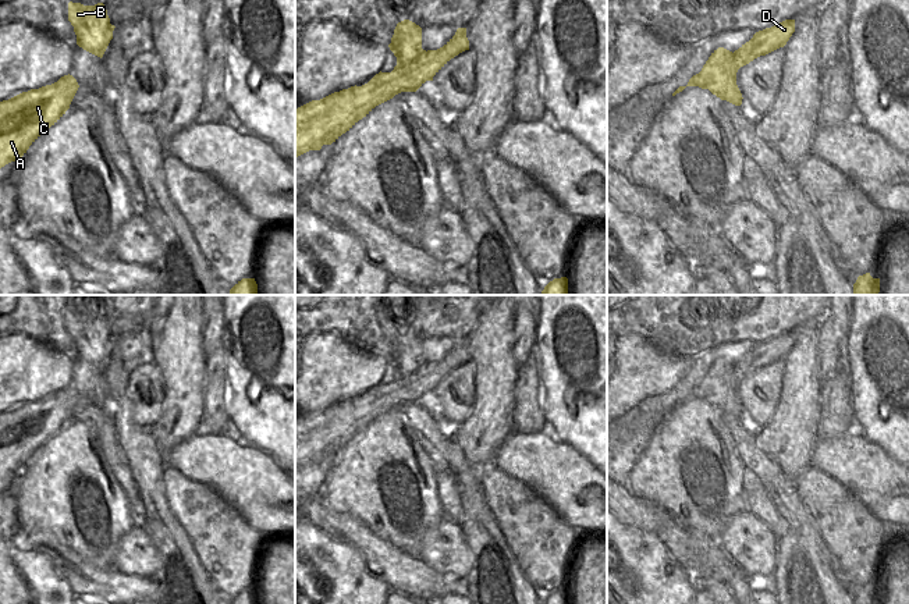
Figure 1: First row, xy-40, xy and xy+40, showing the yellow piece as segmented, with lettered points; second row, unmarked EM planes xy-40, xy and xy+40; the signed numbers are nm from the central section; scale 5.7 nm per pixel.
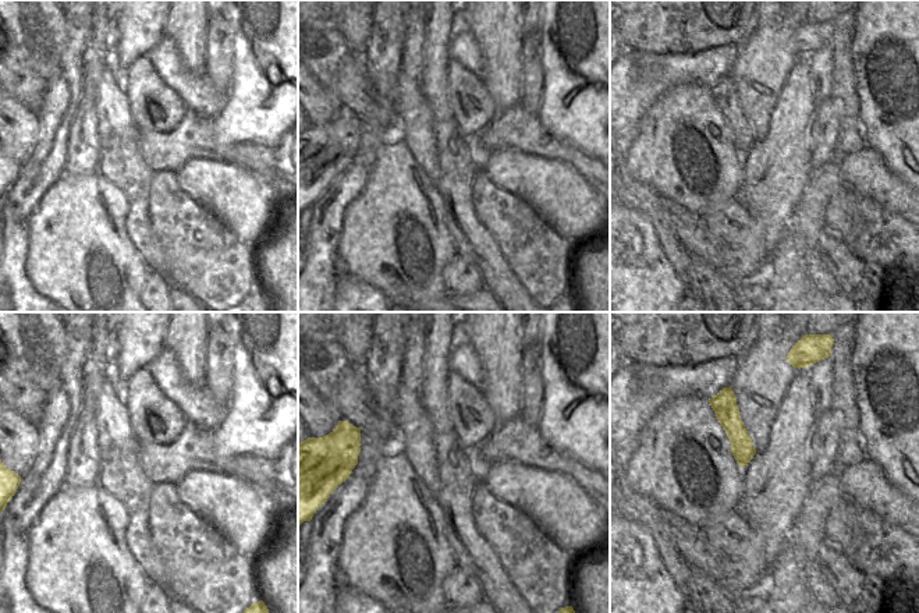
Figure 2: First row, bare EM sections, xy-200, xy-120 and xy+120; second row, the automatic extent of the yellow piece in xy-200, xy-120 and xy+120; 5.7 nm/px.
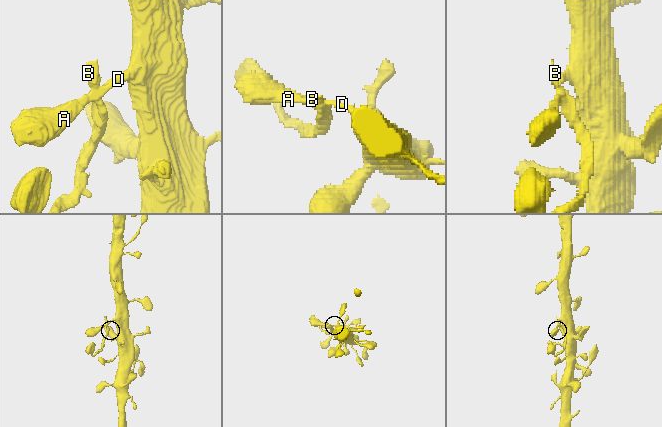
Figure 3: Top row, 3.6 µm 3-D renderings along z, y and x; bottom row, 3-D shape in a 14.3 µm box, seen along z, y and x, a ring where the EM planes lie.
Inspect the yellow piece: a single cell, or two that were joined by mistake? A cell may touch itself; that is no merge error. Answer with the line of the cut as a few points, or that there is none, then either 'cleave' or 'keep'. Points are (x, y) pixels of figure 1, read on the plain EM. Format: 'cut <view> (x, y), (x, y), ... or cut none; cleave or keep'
cut xy (425, 362), (408, 380), (408, 394), (400, 394), (390, 387); cleave

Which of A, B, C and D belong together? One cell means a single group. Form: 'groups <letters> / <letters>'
groups A C D / B

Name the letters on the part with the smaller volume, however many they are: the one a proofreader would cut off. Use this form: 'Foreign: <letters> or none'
Foreign: B

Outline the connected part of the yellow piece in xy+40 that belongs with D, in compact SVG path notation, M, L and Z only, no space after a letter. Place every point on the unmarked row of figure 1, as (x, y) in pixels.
M785 331L771 340L756 344L749 353L734 363L736 383L754 370L784 359L793 344L795 331Z

